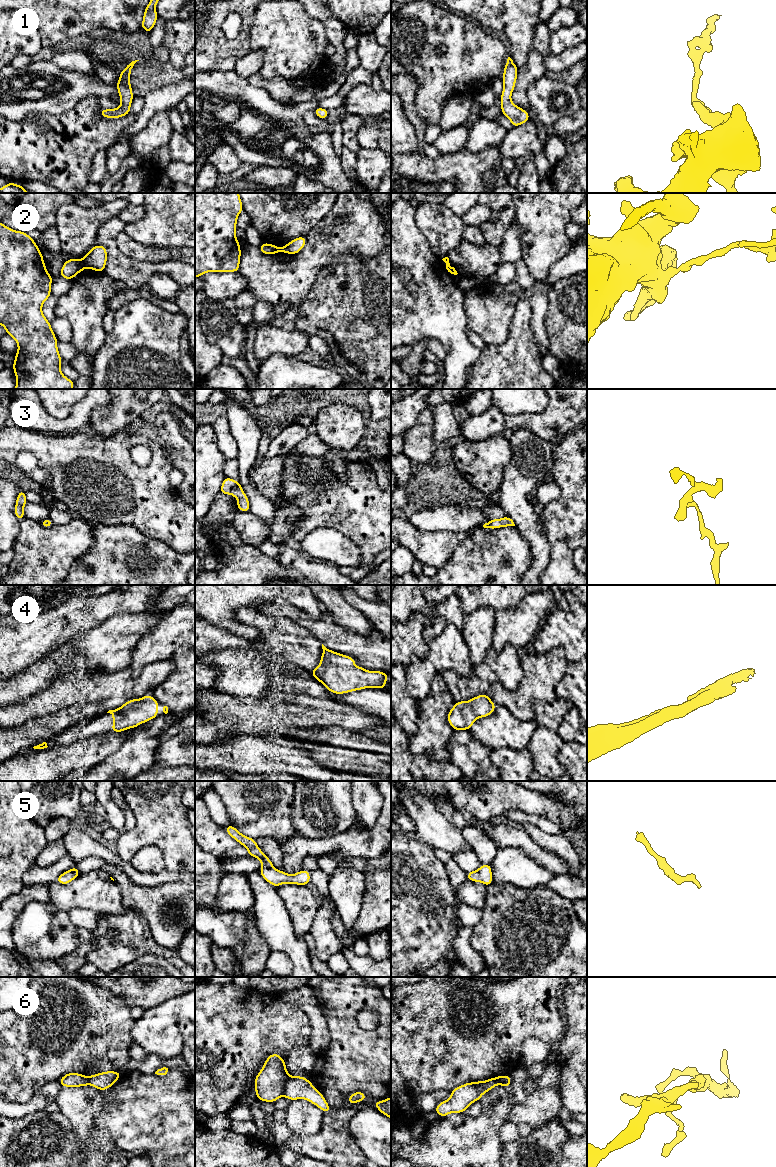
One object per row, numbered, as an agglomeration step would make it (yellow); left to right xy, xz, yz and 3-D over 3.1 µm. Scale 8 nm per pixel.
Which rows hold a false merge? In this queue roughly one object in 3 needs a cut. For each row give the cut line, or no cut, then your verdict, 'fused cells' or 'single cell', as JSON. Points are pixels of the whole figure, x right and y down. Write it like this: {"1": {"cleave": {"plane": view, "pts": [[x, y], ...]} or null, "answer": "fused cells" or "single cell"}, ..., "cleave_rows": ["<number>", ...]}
{"1": {"cleave": null, "answer": "single cell"}, "2": {"cleave": {"plane": "xy", "pts": [[81, 260], [86, 266]]}, "answer": "fused cells"}, "3": {"cleave": null, "answer": "single cell"}, "4": {"cleave": null, "answer": "single cell"}, "5": {"cleave": null, "answer": "single cell"}, "6": {"cleave": {"plane": "xz", "pts": [[291, 1076], [284, 1086], [282, 1095]]}, "answer": "fused cells"}, "cleave_rows": ["2", "6"]}

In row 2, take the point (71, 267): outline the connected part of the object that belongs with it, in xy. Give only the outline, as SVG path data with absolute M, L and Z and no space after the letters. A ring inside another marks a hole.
M68 259L65 261L63 264L59 275L62 278L68 279L68 280L73 280L73 278L80 272L82 272L86 266L82 262L82 260L77 260L77 259Z

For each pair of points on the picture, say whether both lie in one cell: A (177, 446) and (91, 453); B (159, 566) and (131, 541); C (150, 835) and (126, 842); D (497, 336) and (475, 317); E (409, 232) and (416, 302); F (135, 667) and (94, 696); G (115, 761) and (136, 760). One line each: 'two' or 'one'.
A: two
B: one
C: one
D: one
E: one
F: two
G: one

